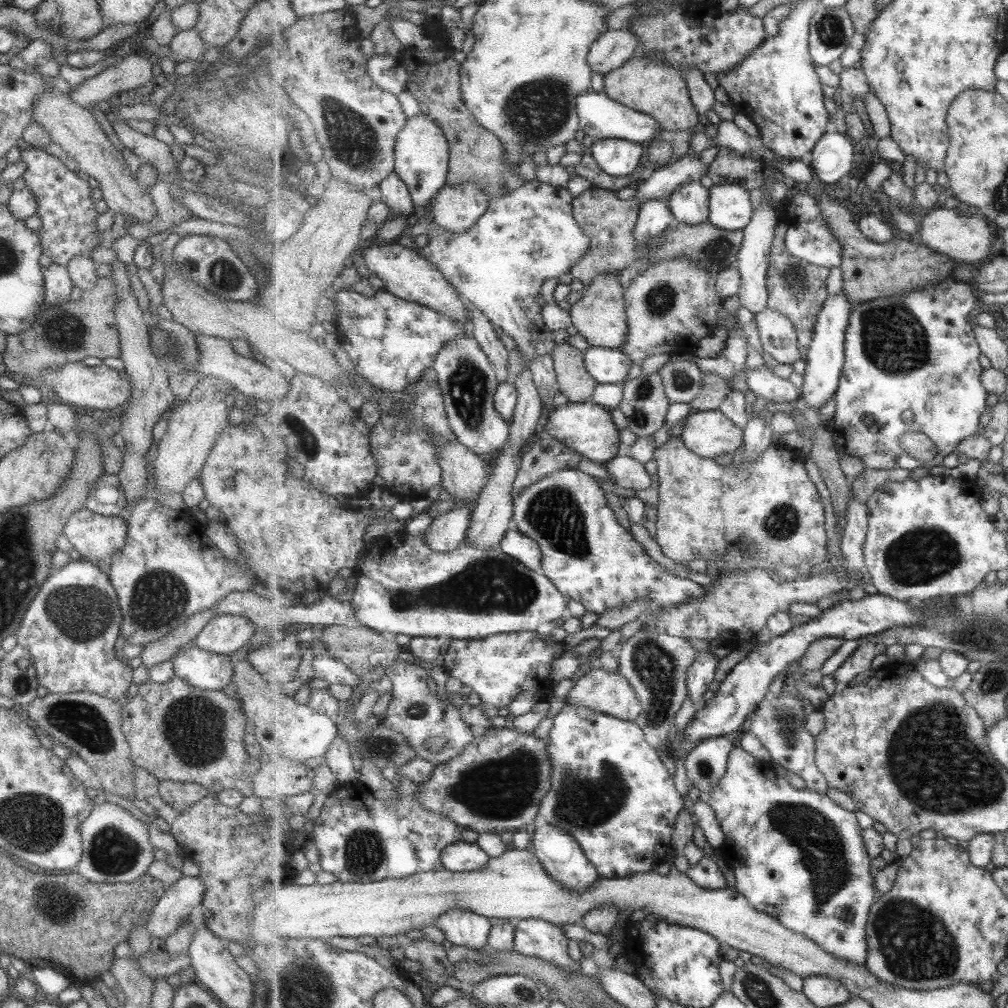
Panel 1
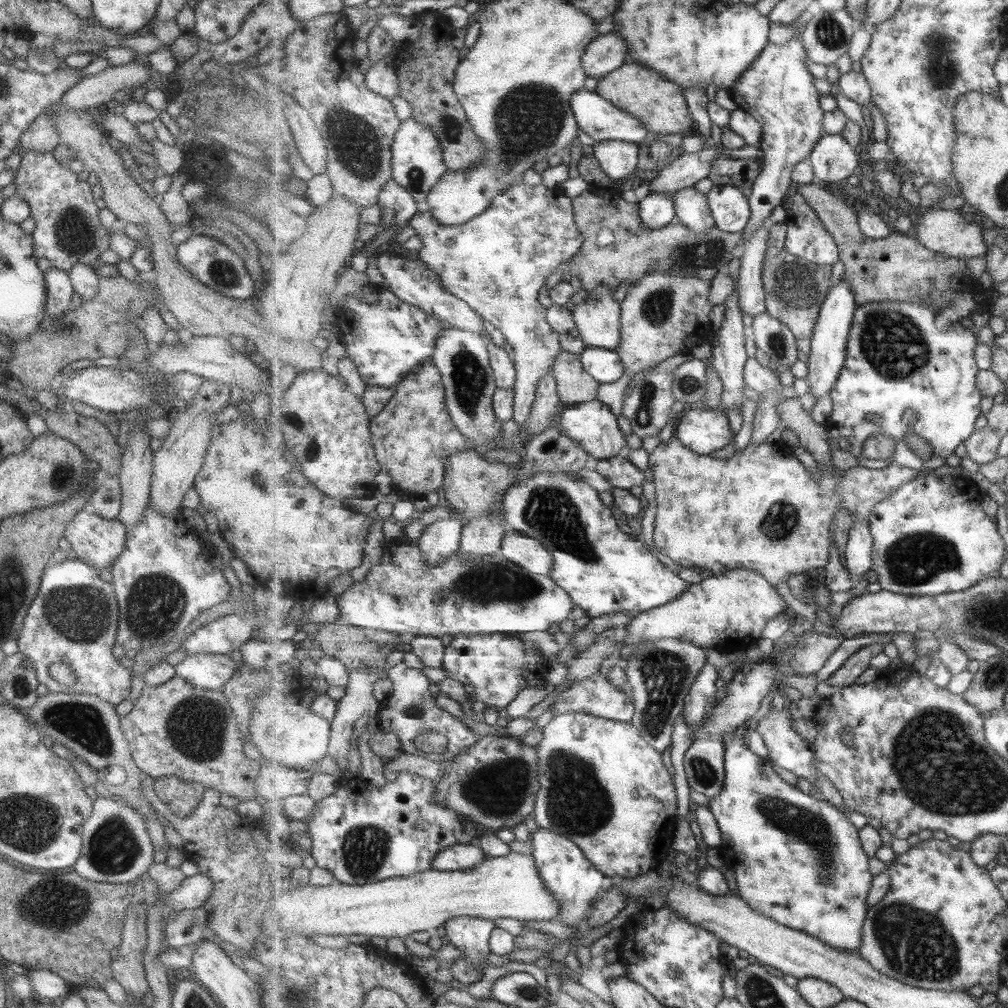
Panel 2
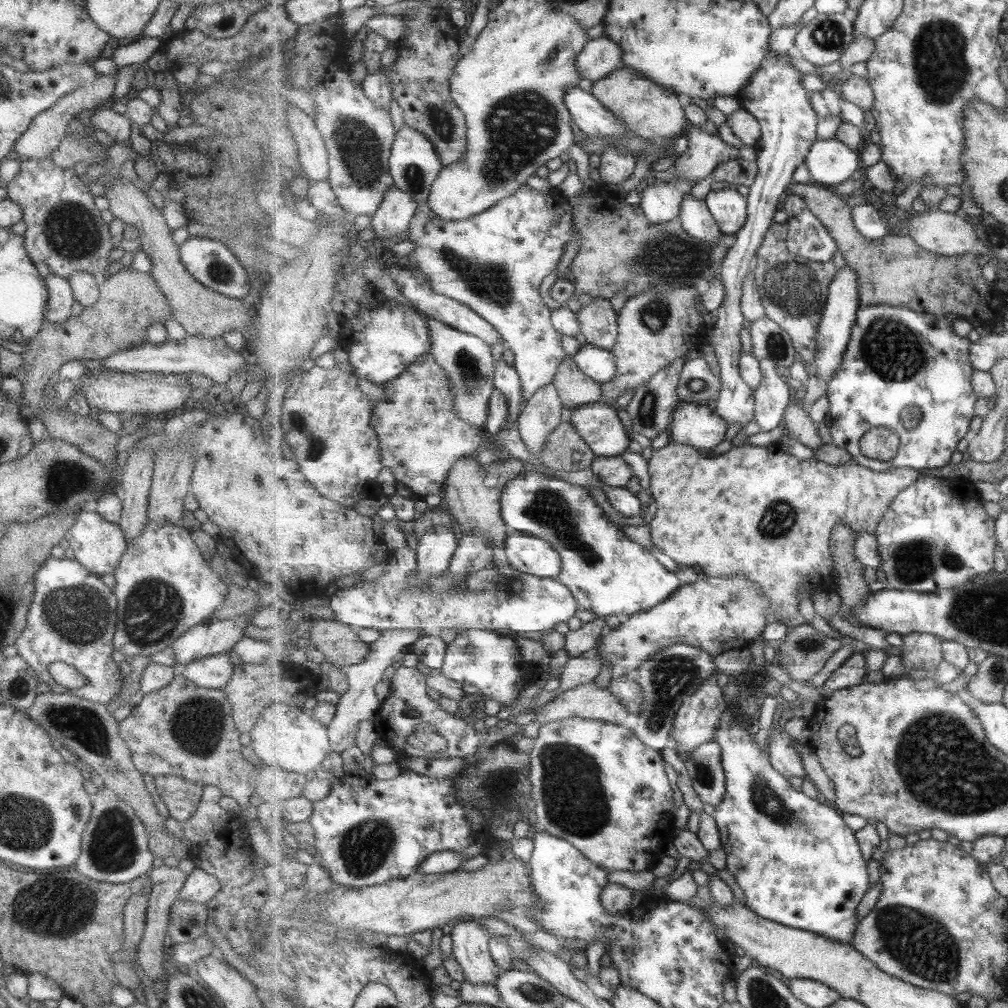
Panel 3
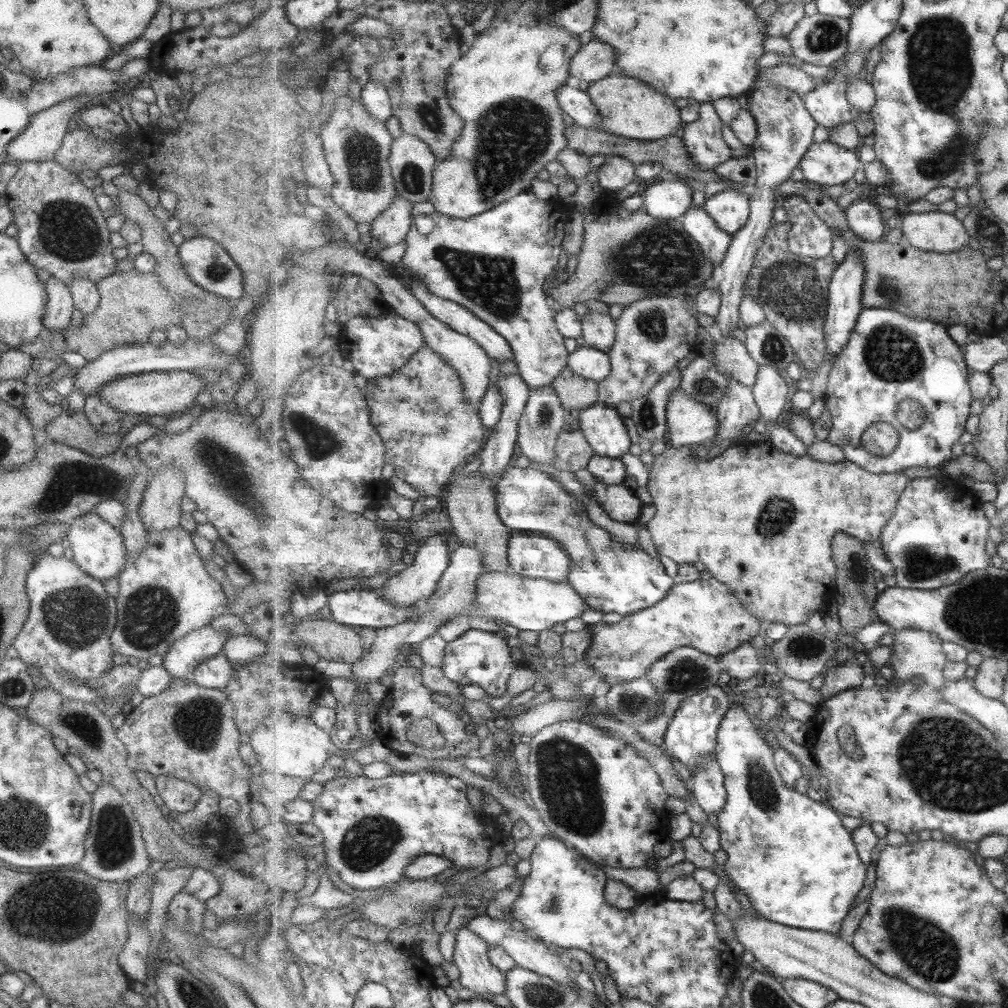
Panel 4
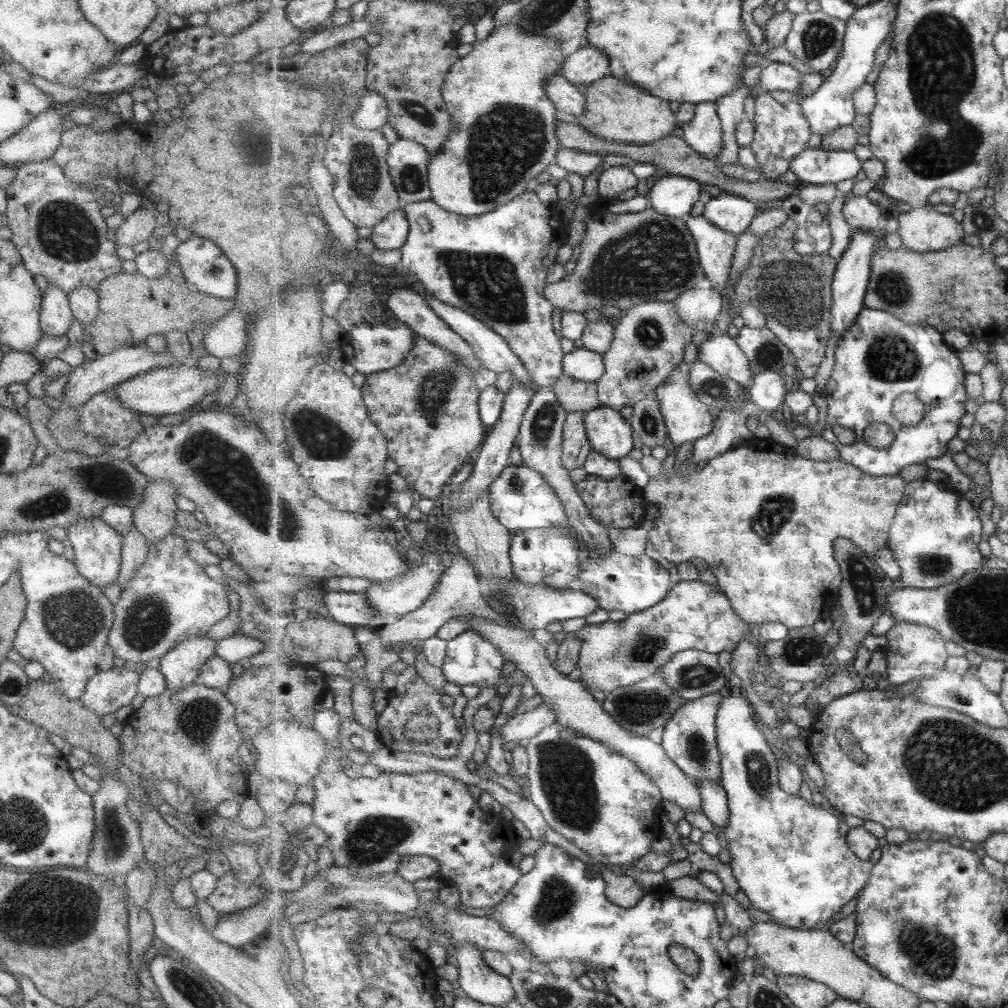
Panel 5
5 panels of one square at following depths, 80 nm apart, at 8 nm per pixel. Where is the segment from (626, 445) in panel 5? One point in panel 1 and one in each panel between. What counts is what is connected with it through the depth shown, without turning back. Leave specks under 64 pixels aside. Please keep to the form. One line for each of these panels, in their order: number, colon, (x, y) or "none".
1: (587, 427)
2: (593, 425)
3: (598, 423)
4: (604, 428)

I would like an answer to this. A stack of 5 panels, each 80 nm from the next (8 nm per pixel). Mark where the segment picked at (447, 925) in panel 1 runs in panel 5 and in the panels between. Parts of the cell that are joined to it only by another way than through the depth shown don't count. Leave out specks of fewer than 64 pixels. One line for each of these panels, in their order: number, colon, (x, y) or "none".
2: (470, 935)
3: (471, 940)
4: (478, 974)
5: (478, 980)

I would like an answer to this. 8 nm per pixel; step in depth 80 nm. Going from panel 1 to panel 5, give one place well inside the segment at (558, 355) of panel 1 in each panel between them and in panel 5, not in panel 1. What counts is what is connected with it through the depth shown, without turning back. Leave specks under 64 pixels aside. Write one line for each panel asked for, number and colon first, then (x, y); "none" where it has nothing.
2: (576, 386)
3: (576, 389)
4: (577, 393)
5: (574, 395)

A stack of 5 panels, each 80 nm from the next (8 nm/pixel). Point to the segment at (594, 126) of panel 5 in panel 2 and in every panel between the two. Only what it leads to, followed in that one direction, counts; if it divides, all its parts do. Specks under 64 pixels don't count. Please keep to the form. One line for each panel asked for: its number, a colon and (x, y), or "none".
2: (660, 104)
3: (648, 110)
4: (628, 107)

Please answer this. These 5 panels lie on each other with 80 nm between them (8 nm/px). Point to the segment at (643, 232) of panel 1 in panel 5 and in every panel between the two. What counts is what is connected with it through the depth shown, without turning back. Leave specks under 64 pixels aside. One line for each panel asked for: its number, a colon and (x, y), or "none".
2: (657, 209)
3: (662, 203)
4: (670, 199)
5: (674, 196)

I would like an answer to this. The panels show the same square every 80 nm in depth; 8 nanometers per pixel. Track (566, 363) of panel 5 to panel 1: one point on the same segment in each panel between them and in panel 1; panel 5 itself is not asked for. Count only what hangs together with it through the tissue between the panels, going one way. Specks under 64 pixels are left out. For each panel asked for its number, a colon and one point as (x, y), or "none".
1: (608, 365)
2: (606, 365)
3: (600, 364)
4: (590, 363)

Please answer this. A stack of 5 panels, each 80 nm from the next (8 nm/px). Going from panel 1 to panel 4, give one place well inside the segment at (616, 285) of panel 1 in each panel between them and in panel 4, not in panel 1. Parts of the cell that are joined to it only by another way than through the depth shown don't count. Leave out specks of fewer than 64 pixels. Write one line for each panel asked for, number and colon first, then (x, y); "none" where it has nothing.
2: (598, 319)
3: (599, 323)
4: (599, 330)

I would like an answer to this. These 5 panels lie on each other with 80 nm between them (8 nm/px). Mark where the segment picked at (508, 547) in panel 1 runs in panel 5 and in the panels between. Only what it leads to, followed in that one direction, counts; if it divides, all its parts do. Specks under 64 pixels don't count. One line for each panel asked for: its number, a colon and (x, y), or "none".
2: (526, 551)
3: (533, 555)
4: (532, 554)
5: (550, 556)

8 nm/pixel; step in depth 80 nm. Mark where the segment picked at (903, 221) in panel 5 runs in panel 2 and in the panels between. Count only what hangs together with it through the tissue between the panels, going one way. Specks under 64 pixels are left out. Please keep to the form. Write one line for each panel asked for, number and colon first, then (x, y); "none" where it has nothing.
2: (947, 232)
3: (944, 233)
4: (934, 231)

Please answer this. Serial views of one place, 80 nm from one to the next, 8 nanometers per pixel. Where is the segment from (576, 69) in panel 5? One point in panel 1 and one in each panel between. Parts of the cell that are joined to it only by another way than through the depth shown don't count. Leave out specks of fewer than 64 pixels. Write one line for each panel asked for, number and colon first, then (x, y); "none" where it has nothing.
1: (612, 50)
2: (608, 52)
3: (601, 56)
4: (595, 61)

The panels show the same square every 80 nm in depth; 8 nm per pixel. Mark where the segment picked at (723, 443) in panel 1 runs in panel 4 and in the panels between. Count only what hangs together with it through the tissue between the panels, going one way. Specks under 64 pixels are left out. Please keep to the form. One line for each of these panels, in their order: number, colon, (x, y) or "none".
2: (704, 431)
3: (693, 424)
4: (689, 421)

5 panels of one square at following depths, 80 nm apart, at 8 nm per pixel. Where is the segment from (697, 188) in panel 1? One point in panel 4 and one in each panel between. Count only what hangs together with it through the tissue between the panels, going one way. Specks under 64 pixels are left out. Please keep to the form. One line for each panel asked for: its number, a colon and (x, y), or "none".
2: (693, 209)
3: (696, 217)
4: (715, 242)

